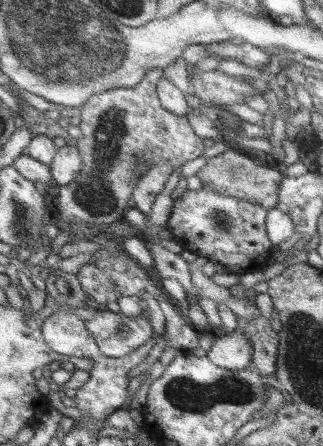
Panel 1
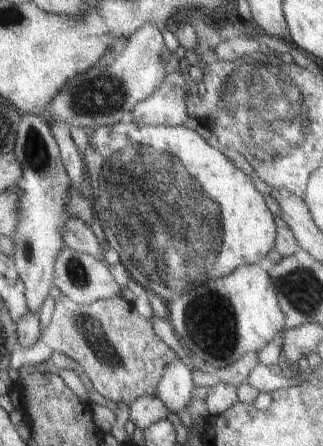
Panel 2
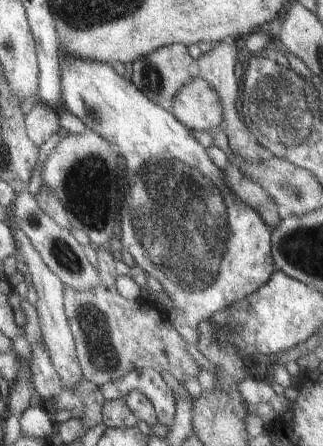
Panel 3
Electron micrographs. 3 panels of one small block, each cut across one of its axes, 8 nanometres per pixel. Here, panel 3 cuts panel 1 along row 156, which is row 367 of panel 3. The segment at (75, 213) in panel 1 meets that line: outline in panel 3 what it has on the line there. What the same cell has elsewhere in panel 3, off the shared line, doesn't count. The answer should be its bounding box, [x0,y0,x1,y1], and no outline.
[63,248,197,386]

